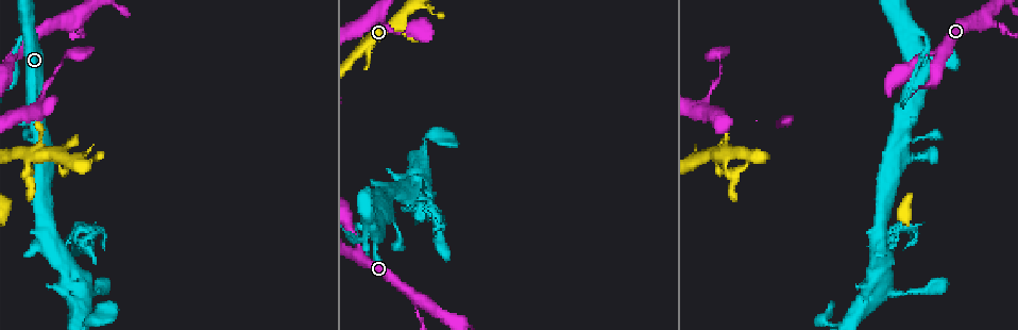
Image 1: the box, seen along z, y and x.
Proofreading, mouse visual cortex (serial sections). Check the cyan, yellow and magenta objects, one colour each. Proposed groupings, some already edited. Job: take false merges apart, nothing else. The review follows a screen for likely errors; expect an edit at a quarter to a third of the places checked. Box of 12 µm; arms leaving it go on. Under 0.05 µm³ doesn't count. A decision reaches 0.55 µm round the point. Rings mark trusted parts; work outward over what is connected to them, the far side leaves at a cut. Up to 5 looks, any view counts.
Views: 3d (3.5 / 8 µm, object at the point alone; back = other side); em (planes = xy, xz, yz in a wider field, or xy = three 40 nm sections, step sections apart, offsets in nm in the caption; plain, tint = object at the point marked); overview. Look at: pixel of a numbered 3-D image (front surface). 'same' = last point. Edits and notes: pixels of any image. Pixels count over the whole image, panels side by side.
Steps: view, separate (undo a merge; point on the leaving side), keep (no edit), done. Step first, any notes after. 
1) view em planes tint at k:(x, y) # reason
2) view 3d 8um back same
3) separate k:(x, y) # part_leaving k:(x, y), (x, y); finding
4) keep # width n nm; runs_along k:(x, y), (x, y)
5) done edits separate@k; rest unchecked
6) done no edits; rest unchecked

view 3d 3.5um back at 1:(74, 19)

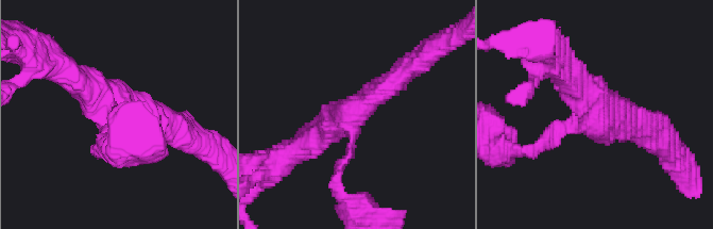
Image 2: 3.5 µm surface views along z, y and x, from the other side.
view em xy step 2 tint at 2:(359, 106) # need the tissue

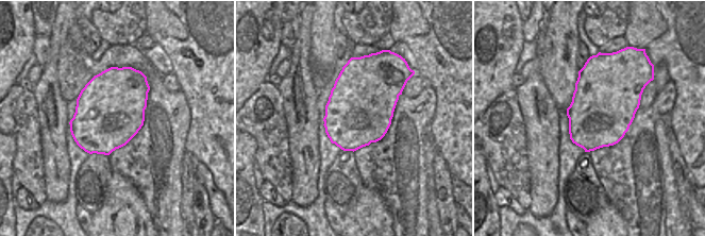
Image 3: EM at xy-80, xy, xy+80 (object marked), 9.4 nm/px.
view em planes tint same

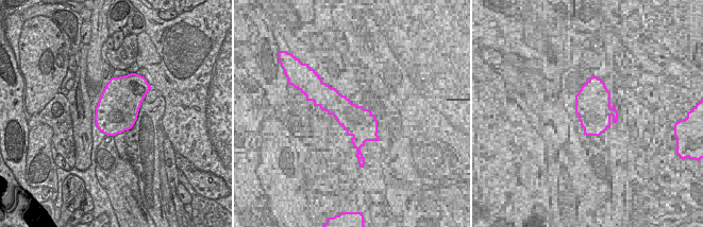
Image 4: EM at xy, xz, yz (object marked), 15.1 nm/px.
keep # arm_widths 150, 350, 400 nm; runs_along 2:(413, 64), (305, 146); continuous, no second cell

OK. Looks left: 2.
view 3d 3.5um at 1:(364, 39) # thin neck

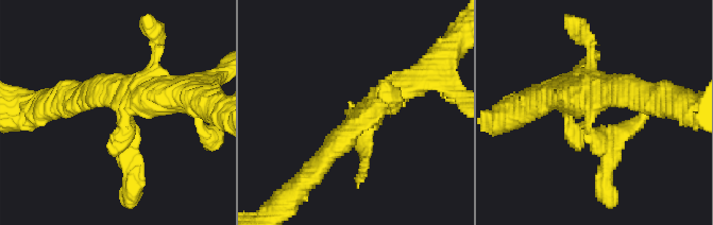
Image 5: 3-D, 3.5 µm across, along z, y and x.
view em xy step 5 tint at 5:(127, 121) # shape alone is not enough

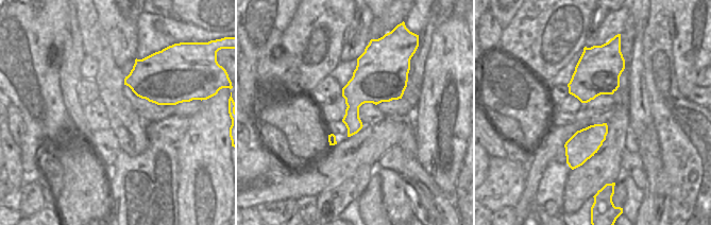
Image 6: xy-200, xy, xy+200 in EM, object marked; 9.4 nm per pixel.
separate 5:(612, 191) # part_leaving 5:(609, 153), (604, 192), (612, 208); a second cell is stuck on

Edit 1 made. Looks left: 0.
done edits separate@5; rest unchecked

